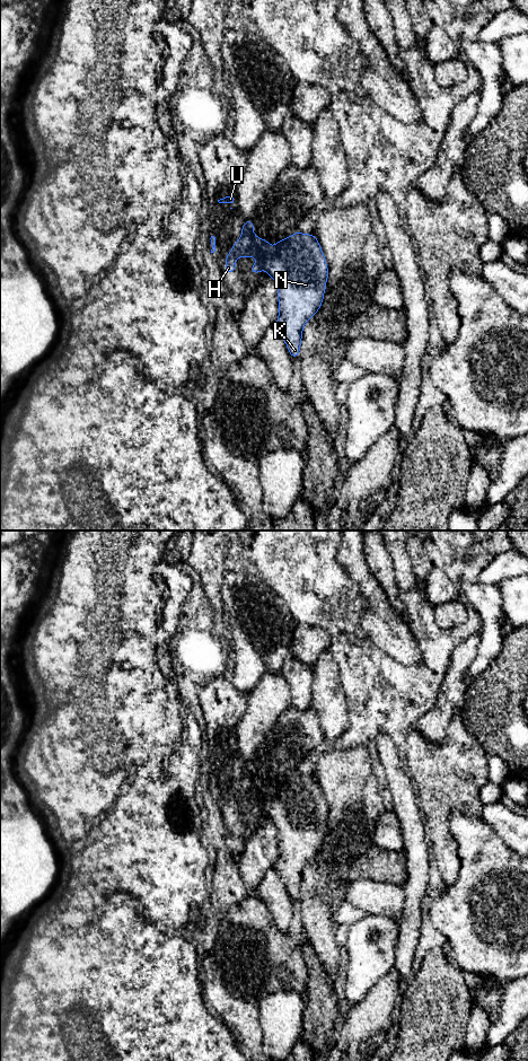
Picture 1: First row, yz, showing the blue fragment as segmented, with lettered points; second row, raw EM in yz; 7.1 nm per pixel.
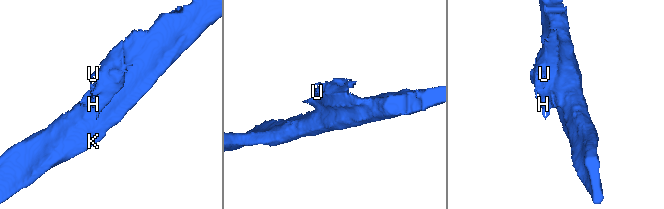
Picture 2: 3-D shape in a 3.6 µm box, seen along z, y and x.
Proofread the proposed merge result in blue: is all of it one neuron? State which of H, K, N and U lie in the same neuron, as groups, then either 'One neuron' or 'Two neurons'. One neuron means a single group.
Groups: H U / K N. Two neurons

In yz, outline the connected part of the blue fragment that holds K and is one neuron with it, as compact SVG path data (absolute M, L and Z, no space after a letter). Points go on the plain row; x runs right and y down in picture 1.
M296 773L278 786L270 787L267 781L254 777L256 798L265 792L265 814L278 826L279 859L275 868L279 871L291 900L299 900L302 871L307 863L322 850L325 827L328 821L328 808L324 793L315 775L305 777Z

